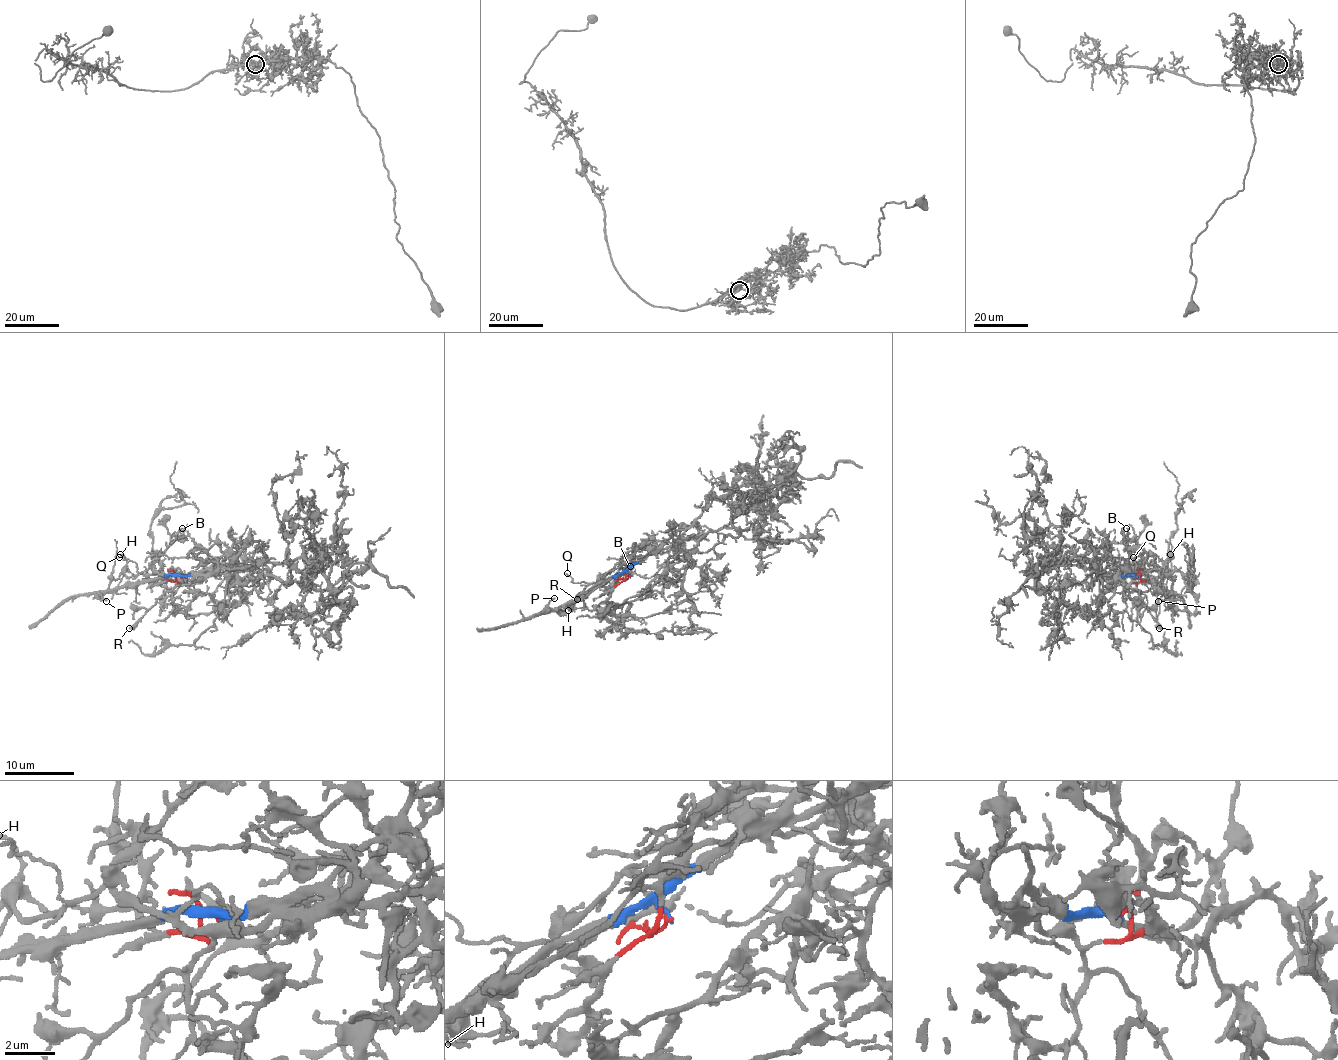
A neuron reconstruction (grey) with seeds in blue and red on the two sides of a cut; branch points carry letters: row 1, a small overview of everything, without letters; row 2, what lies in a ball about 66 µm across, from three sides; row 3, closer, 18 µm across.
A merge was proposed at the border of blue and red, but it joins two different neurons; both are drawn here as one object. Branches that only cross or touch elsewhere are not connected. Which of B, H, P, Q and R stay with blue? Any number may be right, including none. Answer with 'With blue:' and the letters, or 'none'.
With blue: P

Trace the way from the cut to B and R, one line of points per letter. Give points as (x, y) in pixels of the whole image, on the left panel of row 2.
B: (180, 577), (177, 575), (175, 580), (179, 584), (177, 580), (170, 580), (151, 563), (182, 528)
R: (180, 577), (177, 575), (175, 580), (179, 584), (174, 589), (165, 592), (128, 627)

